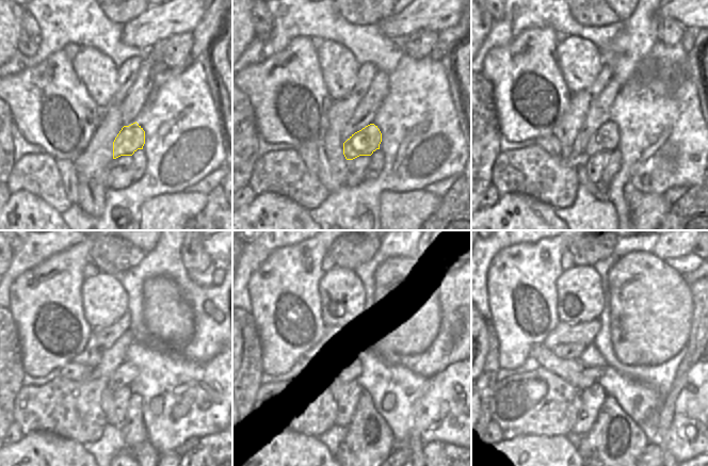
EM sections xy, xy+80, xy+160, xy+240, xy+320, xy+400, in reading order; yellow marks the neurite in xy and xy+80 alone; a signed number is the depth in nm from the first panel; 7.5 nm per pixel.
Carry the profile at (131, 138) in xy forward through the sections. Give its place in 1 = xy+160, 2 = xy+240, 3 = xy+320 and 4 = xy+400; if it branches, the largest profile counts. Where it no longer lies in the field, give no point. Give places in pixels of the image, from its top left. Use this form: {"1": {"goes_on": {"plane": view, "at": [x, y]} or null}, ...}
{"1": {"goes_on": {"plane": "xy+160", "at": [606, 138]}}, "2": {"goes_on": {"plane": "xy+240", "at": [124, 375]}}, "3": {"goes_on": {"plane": "xy+320", "at": [353, 373]}}, "4": {"goes_on": {"plane": "xy+400", "at": [589, 375]}}}

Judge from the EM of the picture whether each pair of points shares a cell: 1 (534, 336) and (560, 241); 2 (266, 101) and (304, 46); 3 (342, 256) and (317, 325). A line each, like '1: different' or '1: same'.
1: same
2: same
3: different

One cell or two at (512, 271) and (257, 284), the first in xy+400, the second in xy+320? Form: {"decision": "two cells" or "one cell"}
{"decision": "one cell"}

